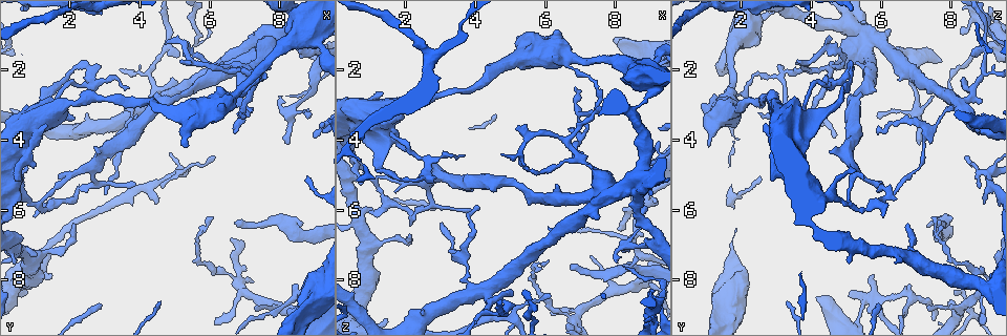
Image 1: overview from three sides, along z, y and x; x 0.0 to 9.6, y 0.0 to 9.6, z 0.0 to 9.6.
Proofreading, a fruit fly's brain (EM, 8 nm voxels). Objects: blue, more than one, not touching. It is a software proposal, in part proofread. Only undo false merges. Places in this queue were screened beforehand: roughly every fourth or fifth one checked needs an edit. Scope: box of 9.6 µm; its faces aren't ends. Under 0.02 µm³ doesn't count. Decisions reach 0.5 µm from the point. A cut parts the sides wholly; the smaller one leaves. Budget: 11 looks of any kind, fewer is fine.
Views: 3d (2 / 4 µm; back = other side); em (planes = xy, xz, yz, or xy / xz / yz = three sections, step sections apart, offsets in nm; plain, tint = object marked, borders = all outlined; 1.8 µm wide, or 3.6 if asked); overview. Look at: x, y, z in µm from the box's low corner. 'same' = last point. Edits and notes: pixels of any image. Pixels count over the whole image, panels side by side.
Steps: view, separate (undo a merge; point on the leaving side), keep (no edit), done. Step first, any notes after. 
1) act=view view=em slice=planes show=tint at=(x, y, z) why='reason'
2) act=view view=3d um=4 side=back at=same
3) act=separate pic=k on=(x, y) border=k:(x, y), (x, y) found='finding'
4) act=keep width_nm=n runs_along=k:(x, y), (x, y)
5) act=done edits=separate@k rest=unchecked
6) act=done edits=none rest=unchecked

act=view view=3d um=2 at=(6.80, 8.10, 9.10) why='thin neck'

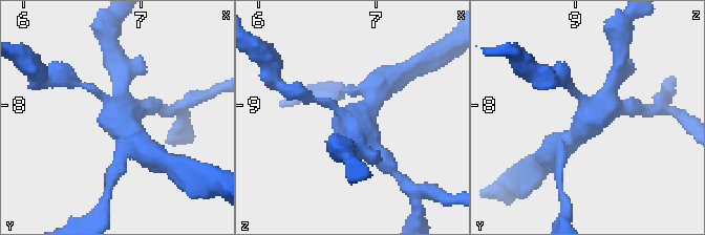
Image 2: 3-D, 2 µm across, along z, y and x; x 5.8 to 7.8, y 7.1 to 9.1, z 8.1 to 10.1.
act=view view=em um=3.6 slice=yz step=8 show=tint at=(6.78, 8.02, 9.12)

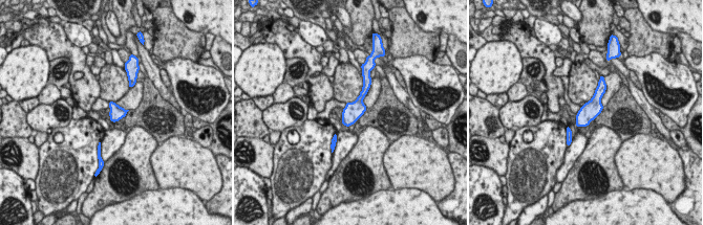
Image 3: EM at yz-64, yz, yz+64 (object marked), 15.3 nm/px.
act=view view=em um=3.6 slice=xz step=16 show=tint at=same

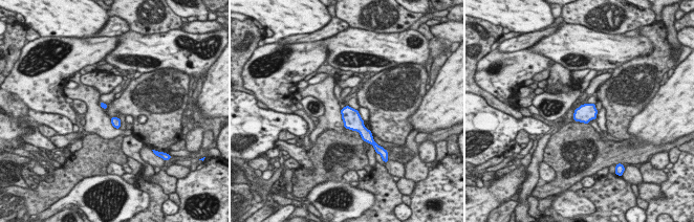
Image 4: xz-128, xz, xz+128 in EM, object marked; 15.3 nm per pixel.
act=keep found='one neuron here'

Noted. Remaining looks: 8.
act=view view=em slice=planes show=tint at=(6.95, 1.95, 4.50) why='four arms meet'

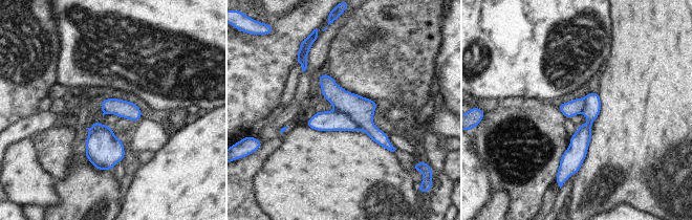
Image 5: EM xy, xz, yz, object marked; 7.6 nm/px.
act=separate pic=5 on=(328, 120) width_nm=130 border=5:(337, 110), (344, 113), (357, 126) found='two neurons meet here'

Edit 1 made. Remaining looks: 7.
act=view view=overview why='redraw'

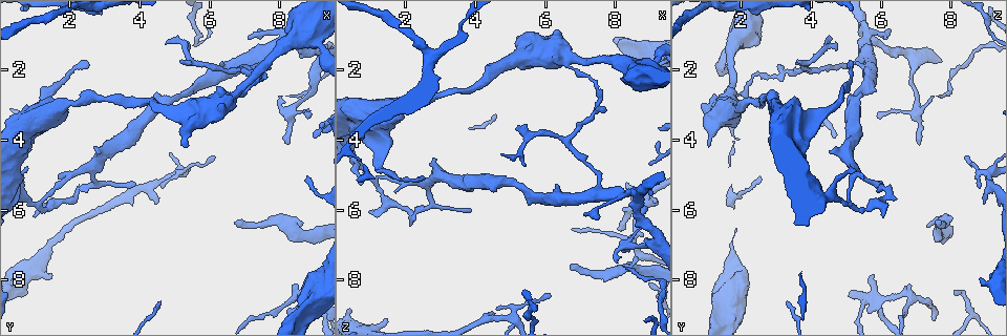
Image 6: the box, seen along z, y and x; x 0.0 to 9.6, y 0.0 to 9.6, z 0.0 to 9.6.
act=view view=em slice=planes show=tint at=(6.70, 2.75, 1.75) why='three-way junction'

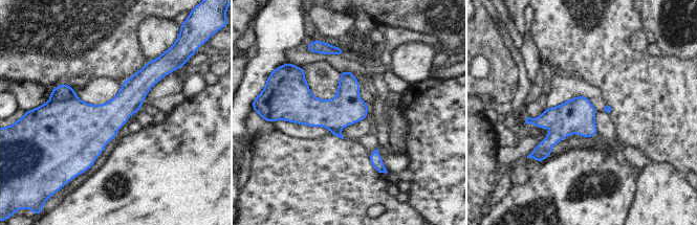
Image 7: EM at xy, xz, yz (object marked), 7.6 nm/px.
act=separate pic=7 on=(64, 91) border=7:(77, 96), (63, 99), (50, 98) found='a second neuron is stuck on'

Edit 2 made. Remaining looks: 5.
act=view view=overview

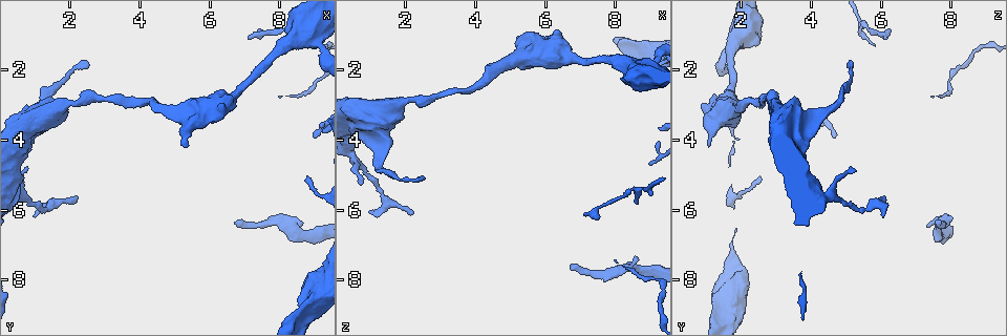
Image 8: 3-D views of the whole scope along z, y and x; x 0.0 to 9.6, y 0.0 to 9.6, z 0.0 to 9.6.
act=view view=em um=3.6 slice=xz step=4 show=tint at=(0.65, 3.95, 3.50) why='sudden change in width'

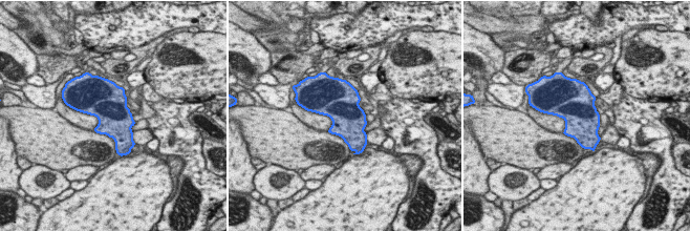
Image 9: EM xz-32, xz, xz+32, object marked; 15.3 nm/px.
act=view view=em um=3.6 slice=yz step=16 show=tint at=same why='cut it another way'

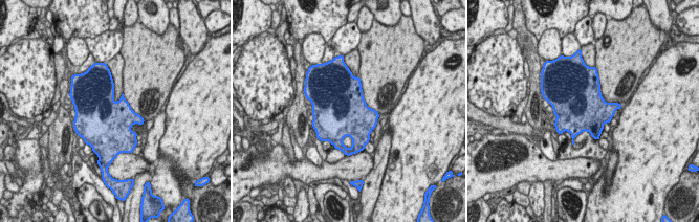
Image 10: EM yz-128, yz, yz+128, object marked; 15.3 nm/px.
act=keep found='one neuron here'

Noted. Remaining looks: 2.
act=view view=em slice=xz step=4 show=tint at=(1.25, 5.95, 5.35) why='a narrow waist'

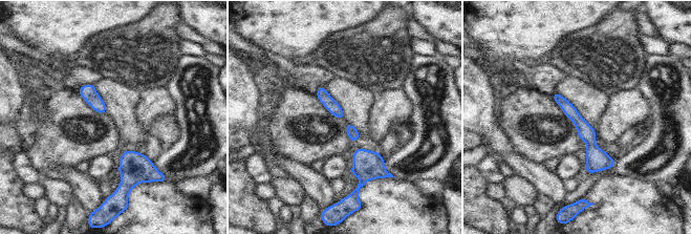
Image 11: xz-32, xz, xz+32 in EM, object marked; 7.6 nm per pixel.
act=view view=em slice=planes show=tint at=same

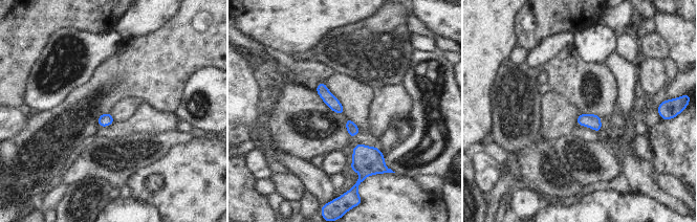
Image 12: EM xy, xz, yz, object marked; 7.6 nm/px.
act=keep width_nm=100 found='continuous, no second neuron'

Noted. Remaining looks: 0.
act=done edits=separate@5,separate@7 rest=unchecked

